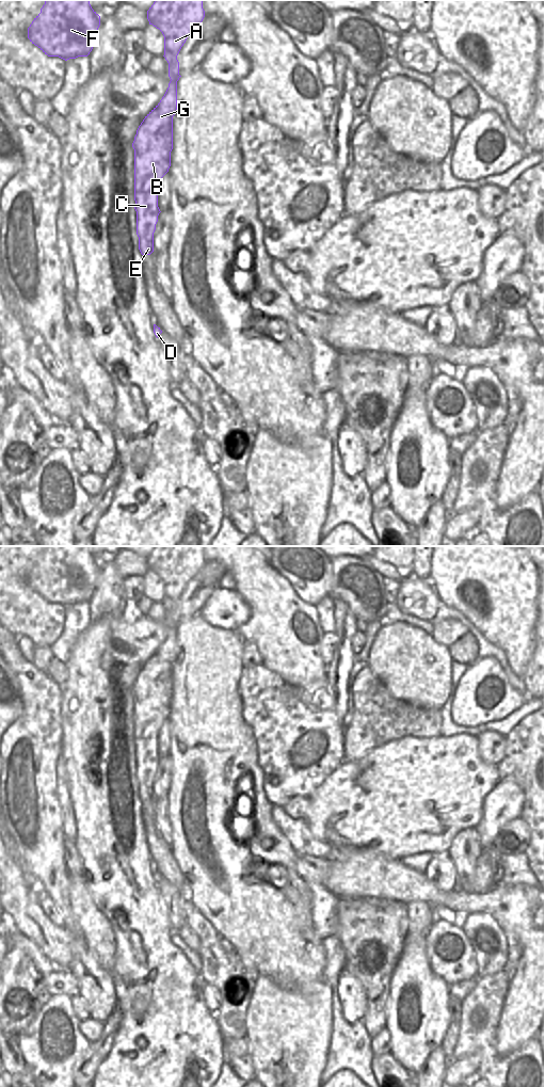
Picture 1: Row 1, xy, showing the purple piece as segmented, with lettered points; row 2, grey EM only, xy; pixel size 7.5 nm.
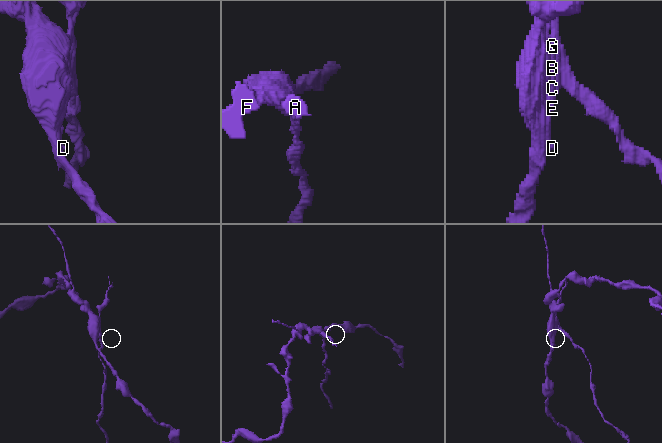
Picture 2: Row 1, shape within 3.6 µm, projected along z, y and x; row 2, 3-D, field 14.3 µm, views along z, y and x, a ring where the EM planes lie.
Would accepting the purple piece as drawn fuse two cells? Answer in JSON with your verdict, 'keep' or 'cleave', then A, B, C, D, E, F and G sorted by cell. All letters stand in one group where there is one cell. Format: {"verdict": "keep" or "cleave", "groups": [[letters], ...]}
{"verdict": "cleave", "groups": [["A"], ["B", "C", "D", "E", "F", "G"]]}

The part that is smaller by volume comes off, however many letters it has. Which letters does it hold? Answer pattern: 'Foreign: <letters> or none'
Foreign: A

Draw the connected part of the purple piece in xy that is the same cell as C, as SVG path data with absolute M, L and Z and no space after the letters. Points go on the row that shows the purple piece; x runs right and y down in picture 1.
M171 80L160 102L145 116L137 130L134 149L134 209L137 235L142 255L154 252L154 233L161 212L158 188L171 166L175 81Z

